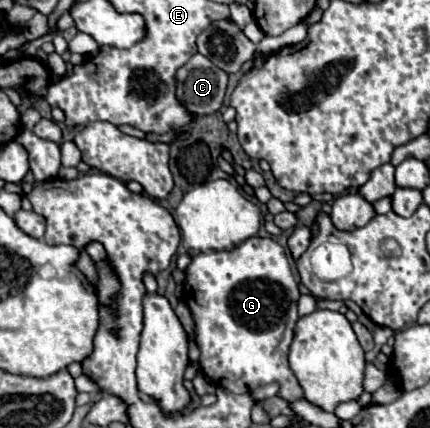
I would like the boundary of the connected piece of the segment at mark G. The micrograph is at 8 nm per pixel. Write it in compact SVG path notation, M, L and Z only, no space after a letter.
M254 236L232 250L194 256L186 268L184 300L196 324L202 372L234 394L278 382L282 398L300 400L302 390L286 358L298 320L298 298L300 290L284 248L272 238Z

